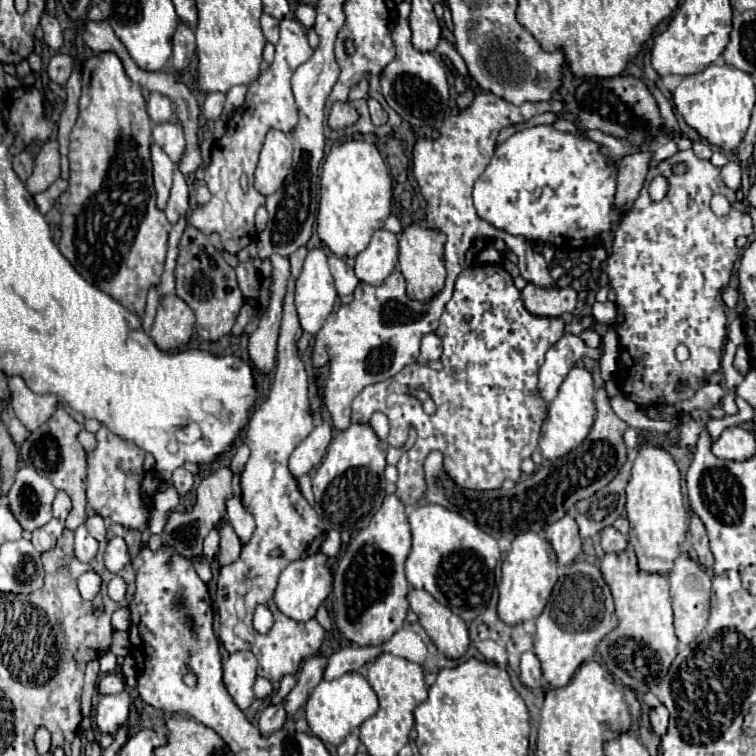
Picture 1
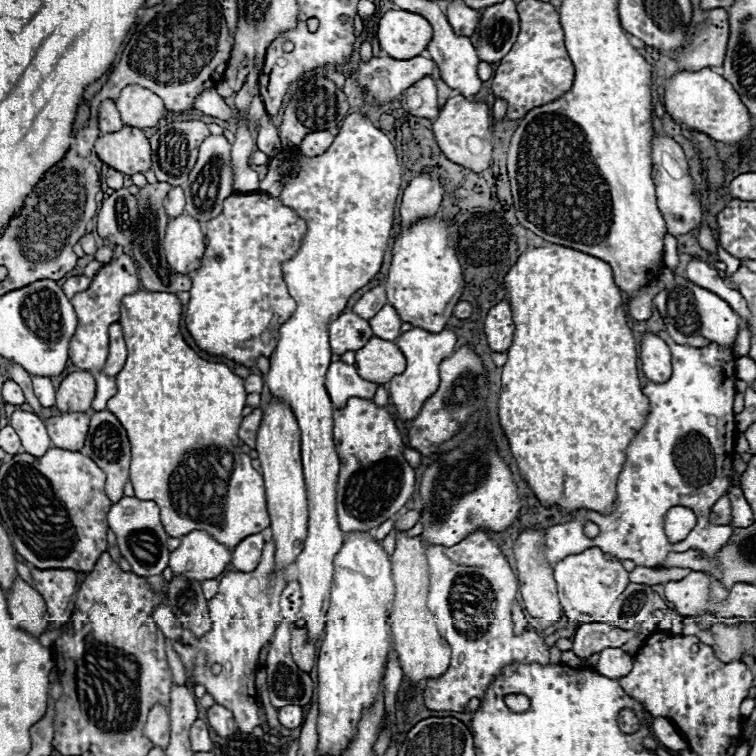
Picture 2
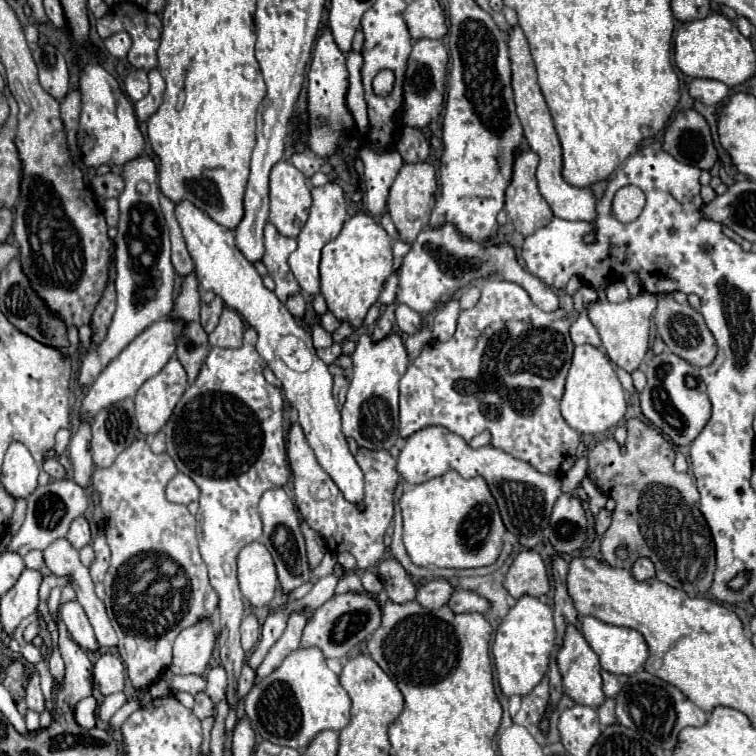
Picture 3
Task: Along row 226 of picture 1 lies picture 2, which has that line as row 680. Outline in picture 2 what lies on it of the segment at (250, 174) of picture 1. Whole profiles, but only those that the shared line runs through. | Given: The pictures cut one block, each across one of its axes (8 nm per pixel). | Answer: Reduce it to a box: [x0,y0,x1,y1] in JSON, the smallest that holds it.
[194,540,288,734]

